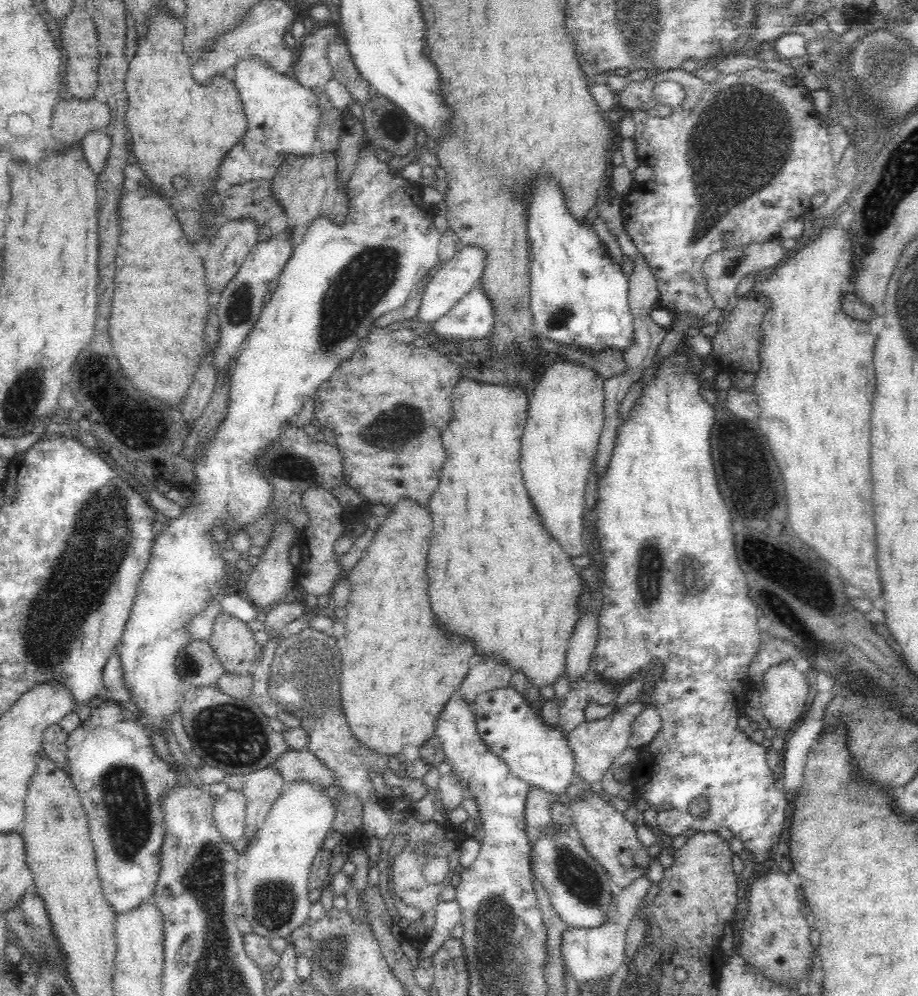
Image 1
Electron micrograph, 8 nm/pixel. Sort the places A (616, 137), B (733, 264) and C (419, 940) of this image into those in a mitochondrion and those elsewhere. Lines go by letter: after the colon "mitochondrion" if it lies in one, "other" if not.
A: other
B: mitochondrion
C: other

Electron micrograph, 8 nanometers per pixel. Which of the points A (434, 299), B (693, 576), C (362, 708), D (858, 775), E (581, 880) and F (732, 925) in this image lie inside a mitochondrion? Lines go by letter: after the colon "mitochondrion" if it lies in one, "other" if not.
A: other
B: mitochondrion
C: other
D: other
E: mitochondrion
F: other

